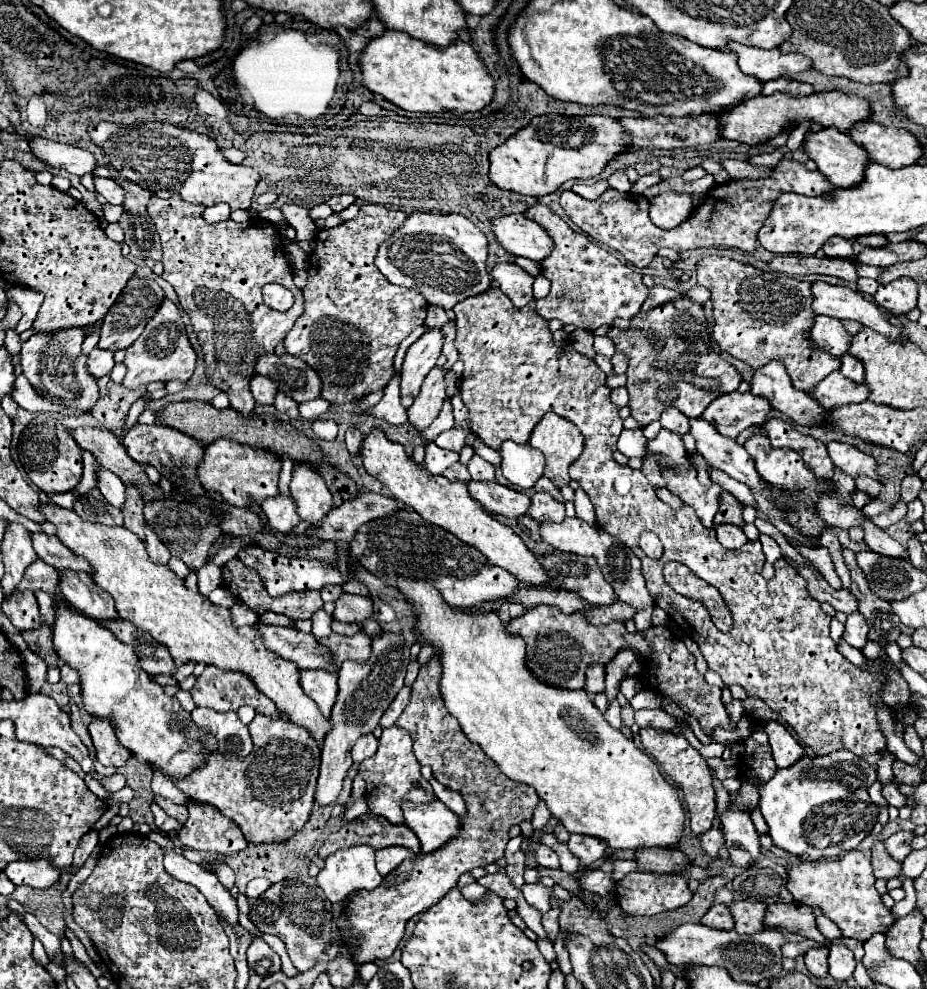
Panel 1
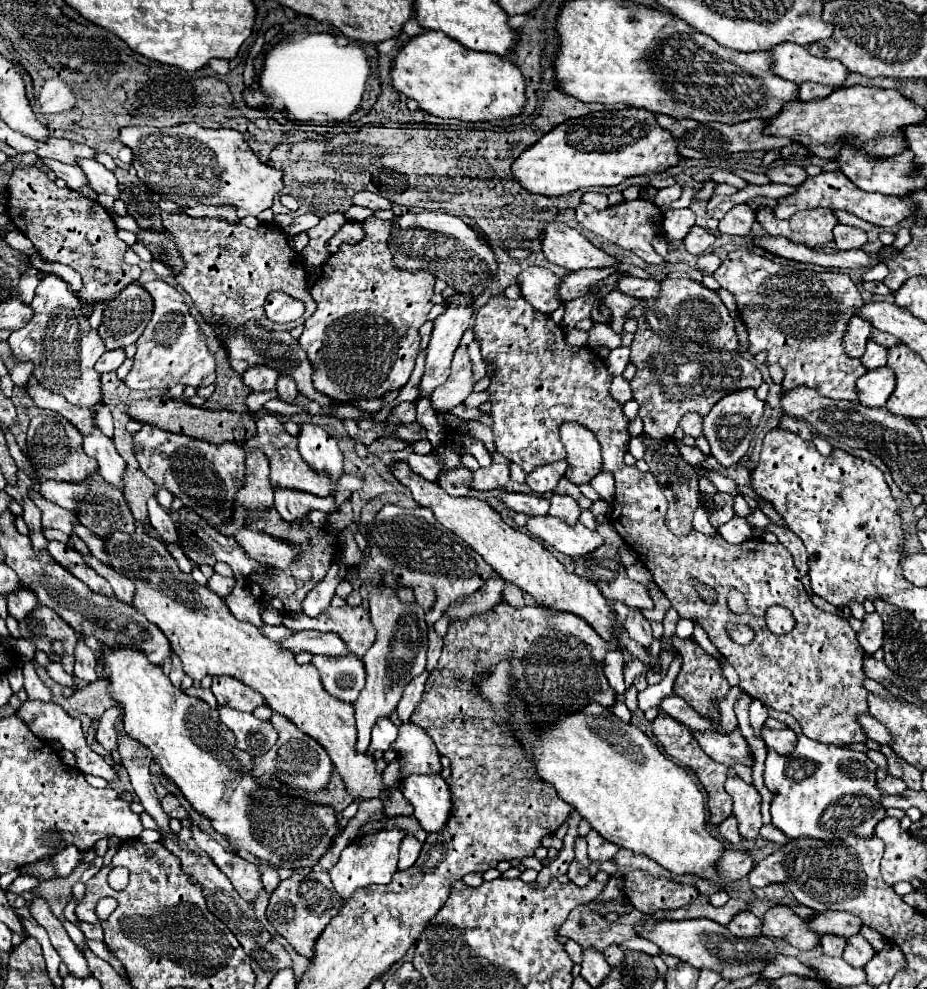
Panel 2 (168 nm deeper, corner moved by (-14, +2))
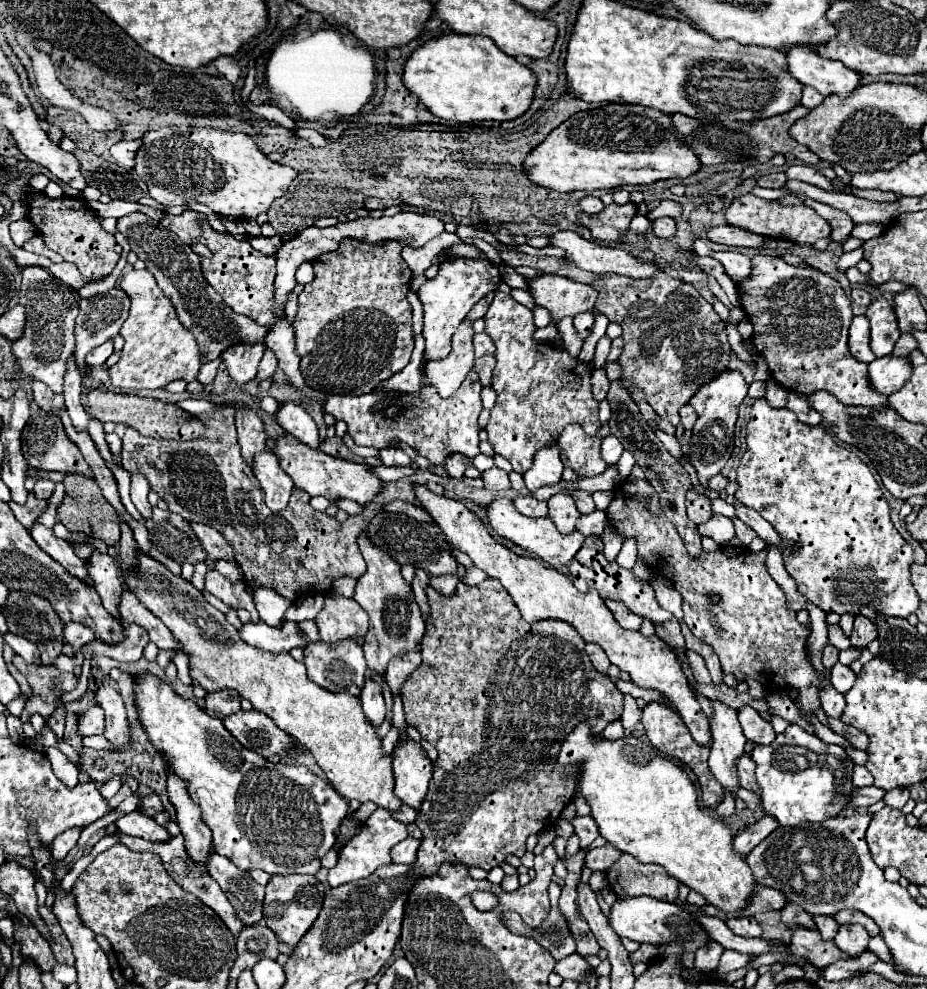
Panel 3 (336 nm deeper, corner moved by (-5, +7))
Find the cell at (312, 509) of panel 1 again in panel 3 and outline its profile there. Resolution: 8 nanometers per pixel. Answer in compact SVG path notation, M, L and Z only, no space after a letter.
M284 404L278 414L276 414L278 424L290 432L294 438L298 438L302 444L318 450L320 446L320 438L318 438L318 426L312 420L312 416L298 404Z

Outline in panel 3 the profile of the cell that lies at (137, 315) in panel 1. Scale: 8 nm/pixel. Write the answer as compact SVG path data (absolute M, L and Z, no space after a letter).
M118 286L98 294L88 300L80 300L80 314L76 318L76 360L82 362L84 356L114 336L130 312L130 298Z

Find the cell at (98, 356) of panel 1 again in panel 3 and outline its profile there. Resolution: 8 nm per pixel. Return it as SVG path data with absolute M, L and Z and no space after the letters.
M108 340L108 342L104 342L104 344L96 346L94 350L90 350L90 352L88 352L88 356L86 356L86 364L88 364L88 366L104 364L112 352L114 352L114 348L112 348L112 342Z

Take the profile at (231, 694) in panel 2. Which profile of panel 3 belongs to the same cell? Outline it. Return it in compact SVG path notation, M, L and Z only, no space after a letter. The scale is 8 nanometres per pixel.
M224 688L222 692L210 692L210 694L206 694L204 710L210 716L224 718L224 716L240 710L240 696L238 696L238 692L230 690L230 688Z

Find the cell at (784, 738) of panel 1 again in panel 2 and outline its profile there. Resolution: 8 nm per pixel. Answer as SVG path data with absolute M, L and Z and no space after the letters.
M763 727L761 729L761 739L765 741L765 745L769 749L775 749L777 753L791 753L791 749L795 749L795 741L797 741L797 735L791 731L791 729L783 729L783 731L773 731L773 729L767 729Z

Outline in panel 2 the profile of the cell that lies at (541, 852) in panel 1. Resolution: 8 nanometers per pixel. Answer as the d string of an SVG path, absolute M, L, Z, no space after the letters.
M573 861L573 863L571 863L567 877L569 877L569 879L571 879L571 883L575 883L577 887L587 887L587 885L593 881L593 877L589 875L589 869L587 869L587 867L583 867L583 865L579 865L577 861Z

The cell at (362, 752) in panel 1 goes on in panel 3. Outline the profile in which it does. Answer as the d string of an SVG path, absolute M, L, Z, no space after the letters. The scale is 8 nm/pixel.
M368 680L358 698L362 702L362 710L364 710L366 718L370 720L370 724L374 728L380 728L380 724L384 722L384 698L382 698L380 686L376 682Z

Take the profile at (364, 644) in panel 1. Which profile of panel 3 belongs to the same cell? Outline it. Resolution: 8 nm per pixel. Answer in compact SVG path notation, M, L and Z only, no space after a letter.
M248 622L240 630L240 636L250 646L258 650L270 650L276 654L290 652L292 648L306 648L306 644L310 642L296 622L284 622L282 628L272 628L264 622L258 622L258 624Z

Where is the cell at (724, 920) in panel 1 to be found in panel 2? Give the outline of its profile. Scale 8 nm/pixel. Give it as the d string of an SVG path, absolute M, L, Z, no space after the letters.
M751 911L747 913L739 913L739 917L735 917L731 921L731 925L727 925L727 929L735 935L735 937L757 937L761 935L761 919L755 917Z

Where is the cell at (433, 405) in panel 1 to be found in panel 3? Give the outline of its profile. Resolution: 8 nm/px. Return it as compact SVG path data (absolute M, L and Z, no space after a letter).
M462 322L452 336L452 352L444 360L428 362L424 366L426 382L434 386L442 398L448 398L474 366L472 336L472 324Z

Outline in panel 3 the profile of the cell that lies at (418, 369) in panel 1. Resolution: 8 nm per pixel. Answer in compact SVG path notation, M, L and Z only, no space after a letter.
M458 256L456 260L442 264L438 276L428 280L418 290L418 298L424 306L422 336L426 340L426 350L424 350L426 360L442 360L446 354L450 354L450 340L452 340L454 330L462 324L462 320L470 312L470 308L496 288L498 280L500 280L498 268L494 264L490 264L486 256L482 256L480 260L470 260L470 258Z

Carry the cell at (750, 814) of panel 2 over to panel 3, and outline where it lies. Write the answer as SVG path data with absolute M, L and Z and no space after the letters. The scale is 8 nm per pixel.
M712 702L712 706L714 706L714 716L710 720L710 728L712 728L714 744L712 744L708 764L716 780L724 786L724 790L736 796L740 784L738 784L734 762L738 756L744 754L746 738L742 736L742 728L738 724L736 710L720 702Z

